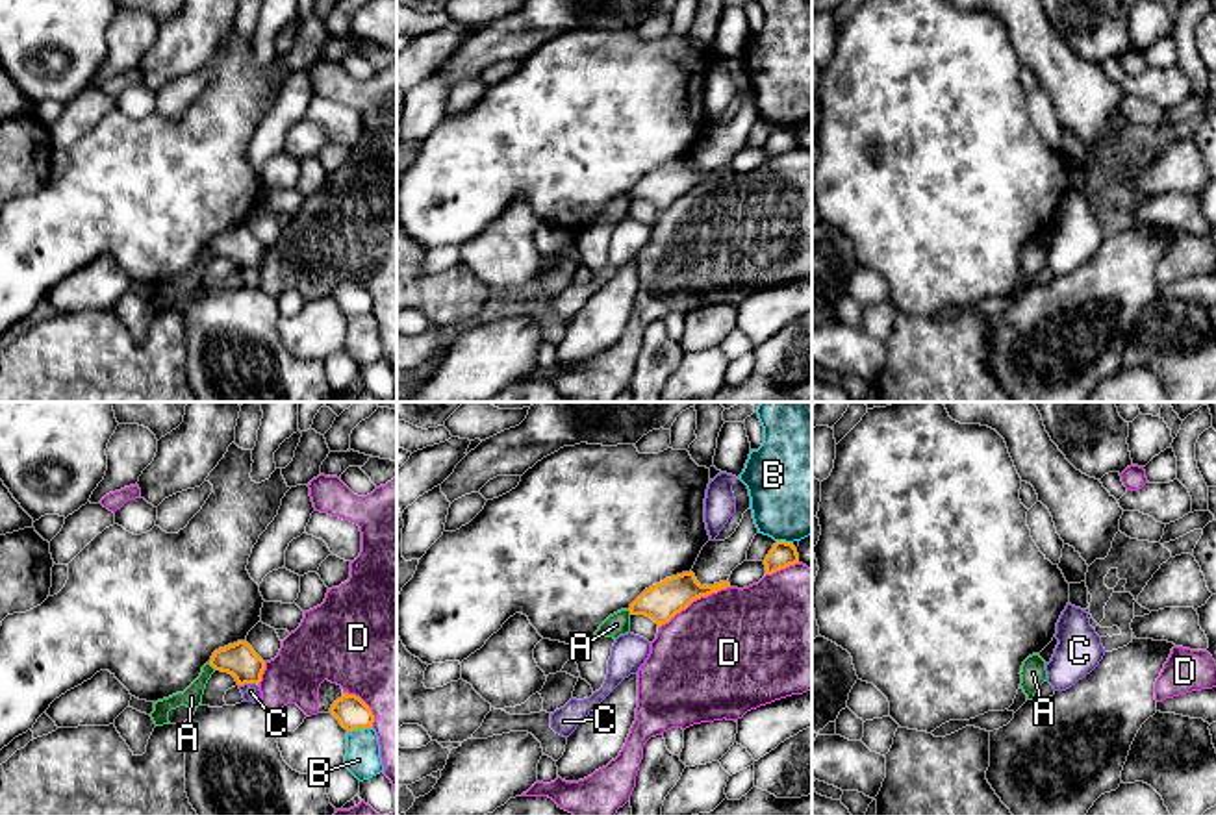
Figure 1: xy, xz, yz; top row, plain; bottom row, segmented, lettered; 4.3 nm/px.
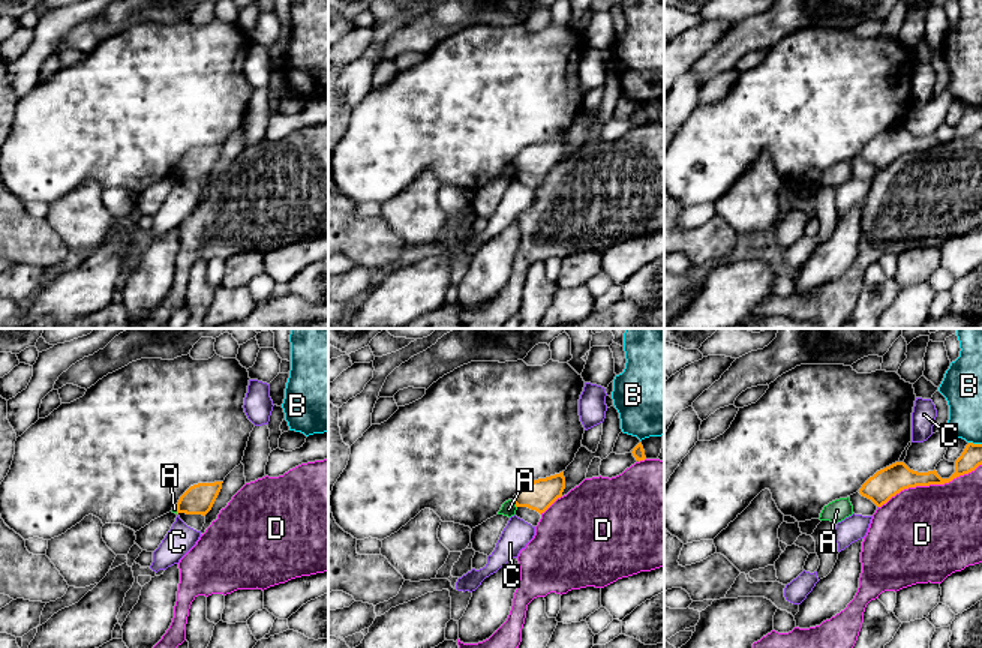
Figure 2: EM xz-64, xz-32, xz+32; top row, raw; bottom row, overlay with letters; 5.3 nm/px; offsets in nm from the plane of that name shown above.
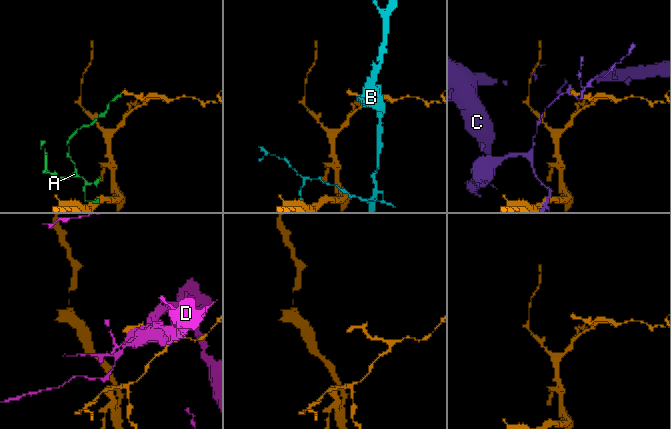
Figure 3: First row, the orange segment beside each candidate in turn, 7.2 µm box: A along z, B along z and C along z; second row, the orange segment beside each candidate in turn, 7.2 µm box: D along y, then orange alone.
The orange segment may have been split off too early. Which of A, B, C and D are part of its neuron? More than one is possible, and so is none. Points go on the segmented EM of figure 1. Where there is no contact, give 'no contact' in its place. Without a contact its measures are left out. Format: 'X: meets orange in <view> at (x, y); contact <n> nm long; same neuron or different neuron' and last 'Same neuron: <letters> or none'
A: meets orange in xy at (212, 665); contact 50 nm long; different neuron
B: meets orange in xy at (358, 728); contact 110 nm long; different neuron
C: meets orange in xy at (249, 682); contact 90 nm long; different neuron
D: meets orange in xz at (694, 599); contact 360 nm long; different neuron
Same neuron: none

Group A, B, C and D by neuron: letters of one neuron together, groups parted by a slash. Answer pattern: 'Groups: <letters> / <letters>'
Groups: A / B / C / D

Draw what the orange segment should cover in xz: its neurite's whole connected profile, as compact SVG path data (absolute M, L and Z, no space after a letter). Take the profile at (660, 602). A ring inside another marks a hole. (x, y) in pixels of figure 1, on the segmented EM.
M682 572L645 589L628 608L630 615L651 617L658 628L686 609L693 600L730 587L728 582L701 585L695 574Z

